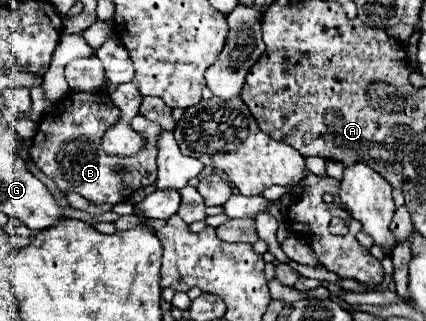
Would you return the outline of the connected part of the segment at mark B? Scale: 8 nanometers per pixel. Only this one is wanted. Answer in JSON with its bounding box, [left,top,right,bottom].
[31,93,161,203]

